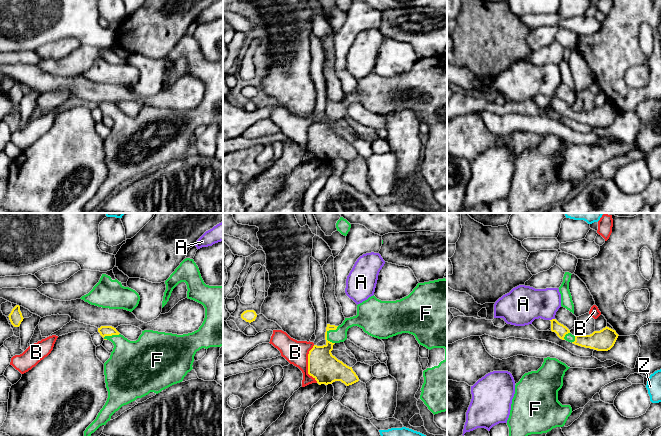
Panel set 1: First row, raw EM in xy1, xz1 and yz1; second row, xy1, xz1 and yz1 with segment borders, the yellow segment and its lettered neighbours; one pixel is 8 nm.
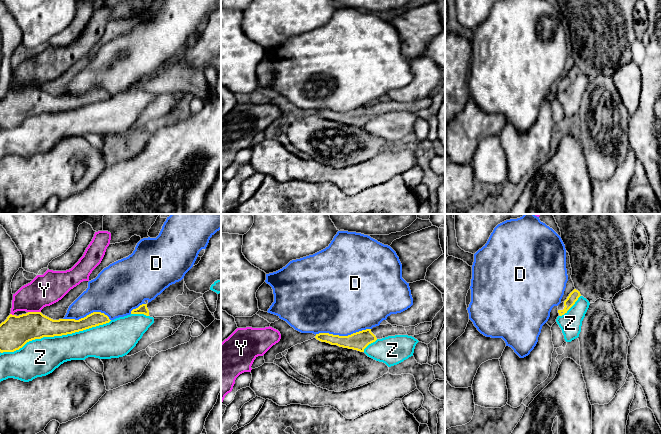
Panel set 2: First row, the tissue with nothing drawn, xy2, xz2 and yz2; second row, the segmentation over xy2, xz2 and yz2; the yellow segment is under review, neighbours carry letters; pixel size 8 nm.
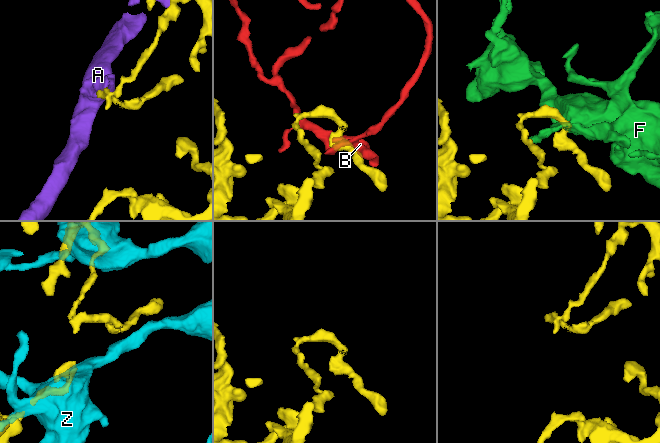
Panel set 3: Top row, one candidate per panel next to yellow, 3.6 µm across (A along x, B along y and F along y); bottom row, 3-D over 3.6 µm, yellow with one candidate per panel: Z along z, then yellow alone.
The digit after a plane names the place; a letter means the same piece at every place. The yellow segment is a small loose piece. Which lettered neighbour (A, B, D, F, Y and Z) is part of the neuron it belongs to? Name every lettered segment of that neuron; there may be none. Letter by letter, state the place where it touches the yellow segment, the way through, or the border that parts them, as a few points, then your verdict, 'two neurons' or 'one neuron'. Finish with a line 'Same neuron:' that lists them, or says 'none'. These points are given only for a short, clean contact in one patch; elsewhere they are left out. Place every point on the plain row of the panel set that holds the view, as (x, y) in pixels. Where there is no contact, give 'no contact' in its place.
A: meets yellow in yz1 at (552, 95); two neurons
B: meets yellow in xz1 at (308, 140); border along xz1 (314, 121), (308, 130), (308, 149), (317, 158); two neurons
D: meets yellow in xz2 at (342, 112); two neurons
F: meets yellow in xz1 at (328, 106); border along xz1 (338, 102), (327, 108), (328, 117); two neurons
Y: meets yellow in xy2 at (34, 88); two neurons
Z: meets yellow in xy2 at (56, 111); two neurons
Same neuron: none

